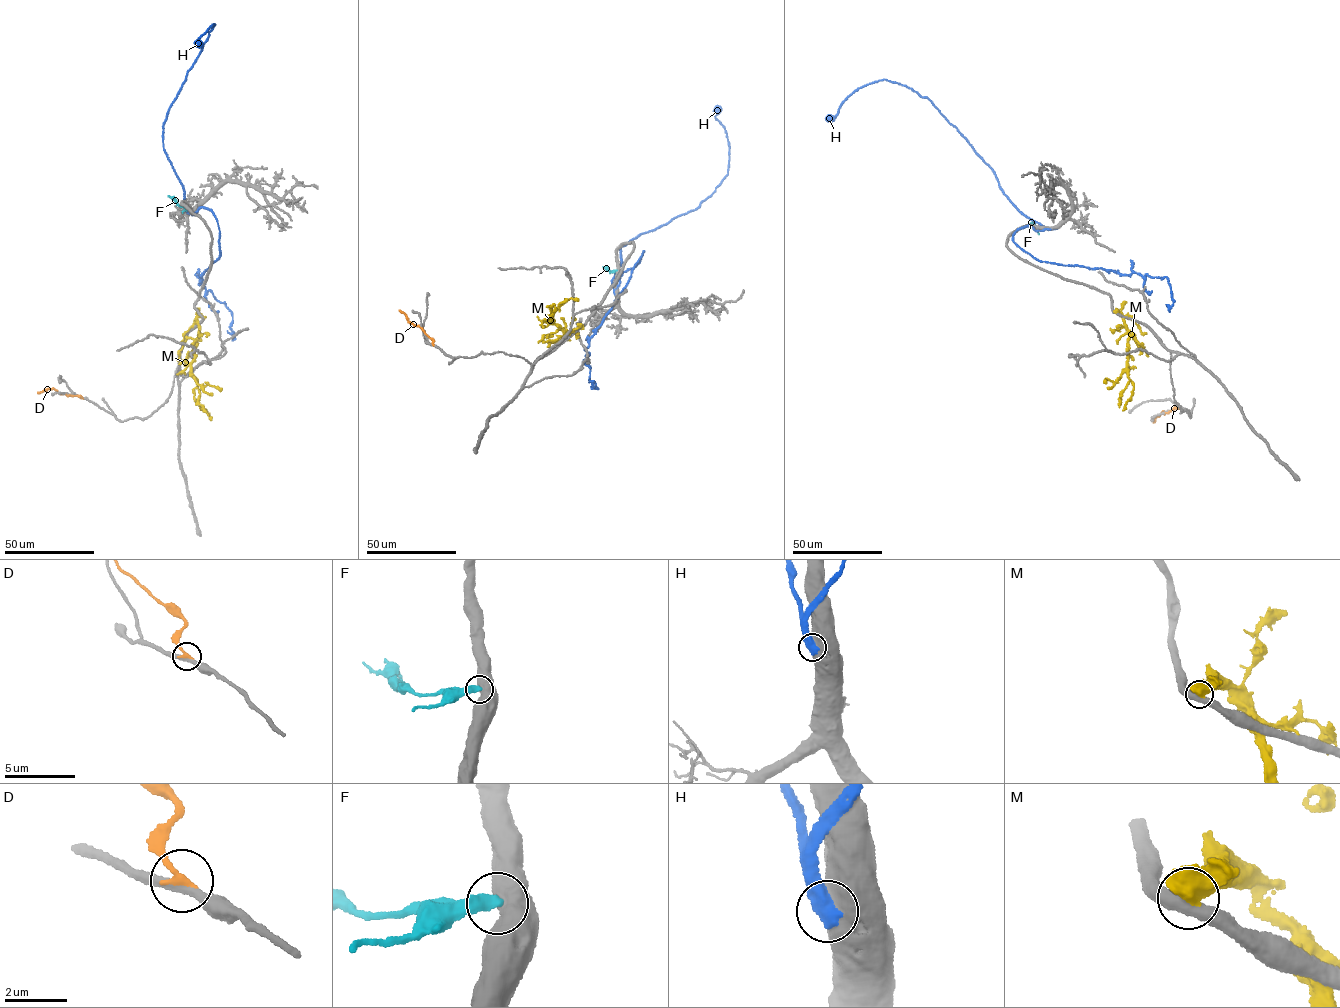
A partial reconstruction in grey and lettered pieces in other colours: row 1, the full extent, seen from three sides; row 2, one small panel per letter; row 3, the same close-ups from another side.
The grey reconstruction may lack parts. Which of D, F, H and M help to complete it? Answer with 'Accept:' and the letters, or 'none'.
Accept: none

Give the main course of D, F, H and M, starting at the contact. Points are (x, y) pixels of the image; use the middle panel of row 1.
D: (434, 345), (420, 327), (409, 322), (399, 310)
F: (617, 270), (603, 267)
H: (615, 294), (612, 280), (622, 261), (619, 247), (693, 210), (727, 175), (729, 146), (715, 118), (719, 107)
M: (581, 326), (564, 331), (553, 323), (552, 319), (544, 321), (551, 316), (555, 306)

